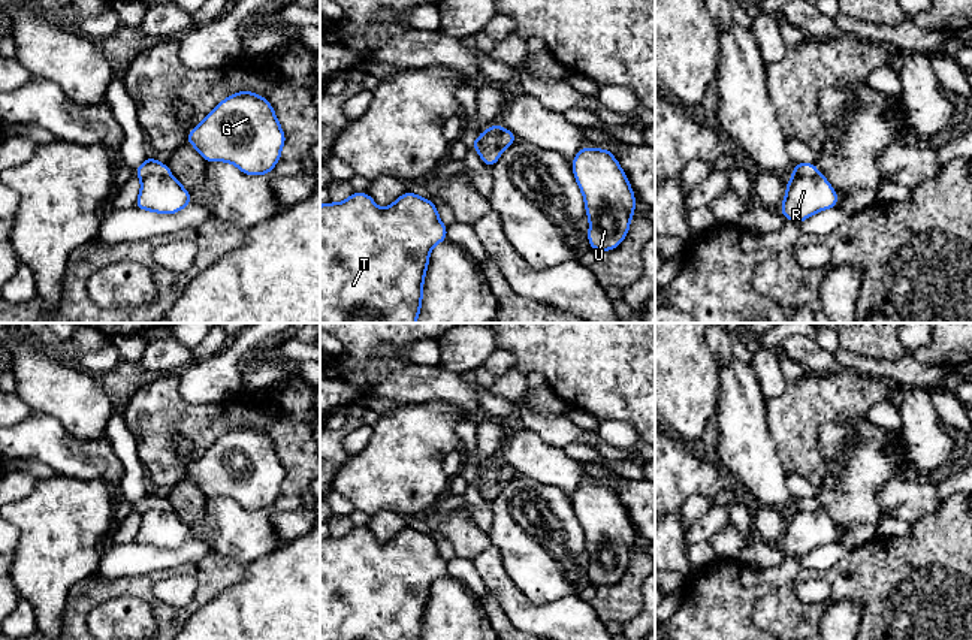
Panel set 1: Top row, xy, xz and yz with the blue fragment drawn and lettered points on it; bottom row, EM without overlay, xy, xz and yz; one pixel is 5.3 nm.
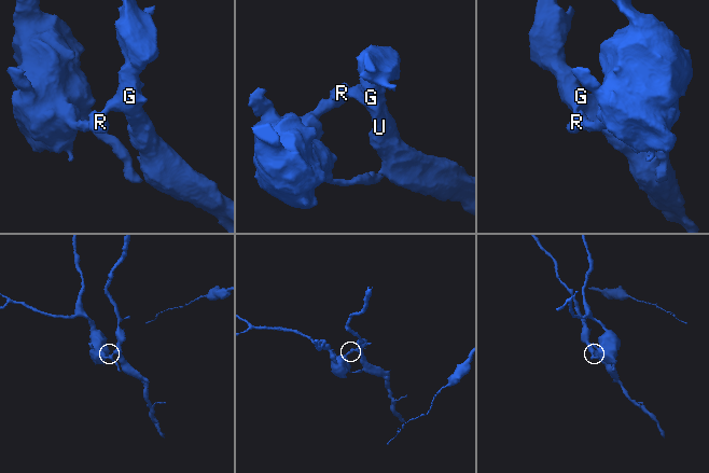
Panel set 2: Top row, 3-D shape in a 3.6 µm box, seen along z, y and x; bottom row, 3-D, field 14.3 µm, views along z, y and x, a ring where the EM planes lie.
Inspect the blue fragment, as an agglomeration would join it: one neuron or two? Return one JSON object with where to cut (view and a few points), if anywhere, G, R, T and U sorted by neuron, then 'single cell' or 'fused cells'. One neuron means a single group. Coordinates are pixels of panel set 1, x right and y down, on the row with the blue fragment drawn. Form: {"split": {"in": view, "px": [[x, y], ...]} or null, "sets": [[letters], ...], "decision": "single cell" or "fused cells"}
{"split": {"in": "xy", "px": [[169, 174], [145, 174], [141, 178]]}, "sets": [["G", "U"], ["R", "T"]], "decision": "fused cells"}

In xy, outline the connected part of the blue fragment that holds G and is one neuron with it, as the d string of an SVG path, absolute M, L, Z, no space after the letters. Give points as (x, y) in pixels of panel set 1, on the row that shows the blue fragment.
M253 91L223 99L187 133L203 160L232 163L248 176L268 175L286 141L272 105Z

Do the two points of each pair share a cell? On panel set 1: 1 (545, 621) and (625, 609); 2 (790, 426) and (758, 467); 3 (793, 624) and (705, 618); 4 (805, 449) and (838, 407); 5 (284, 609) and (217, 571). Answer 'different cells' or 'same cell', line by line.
1: different cells
2: different cells
3: different cells
4: same cell
5: different cells

